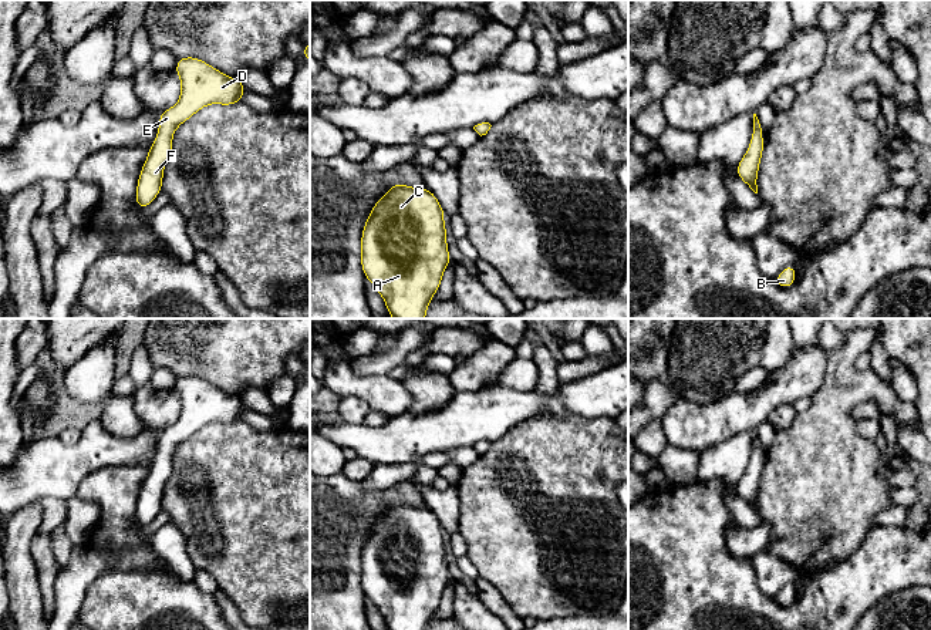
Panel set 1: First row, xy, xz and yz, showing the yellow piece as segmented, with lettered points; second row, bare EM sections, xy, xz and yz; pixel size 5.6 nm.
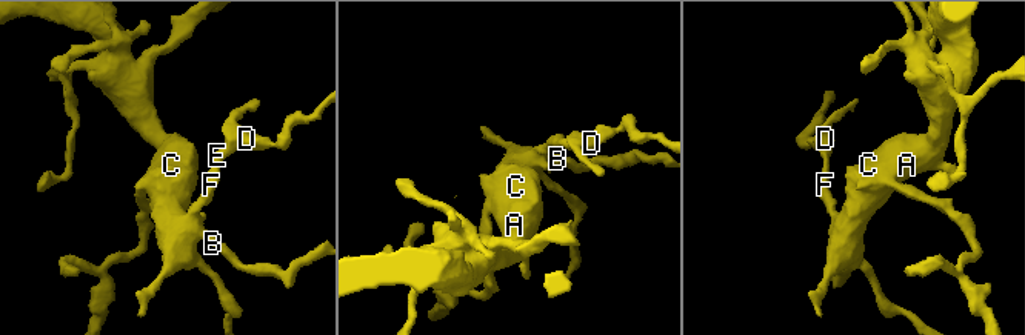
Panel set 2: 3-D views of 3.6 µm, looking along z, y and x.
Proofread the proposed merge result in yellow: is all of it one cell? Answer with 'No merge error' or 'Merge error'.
No merge error

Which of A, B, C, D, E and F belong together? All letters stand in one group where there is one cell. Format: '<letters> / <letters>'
A B C D E F

